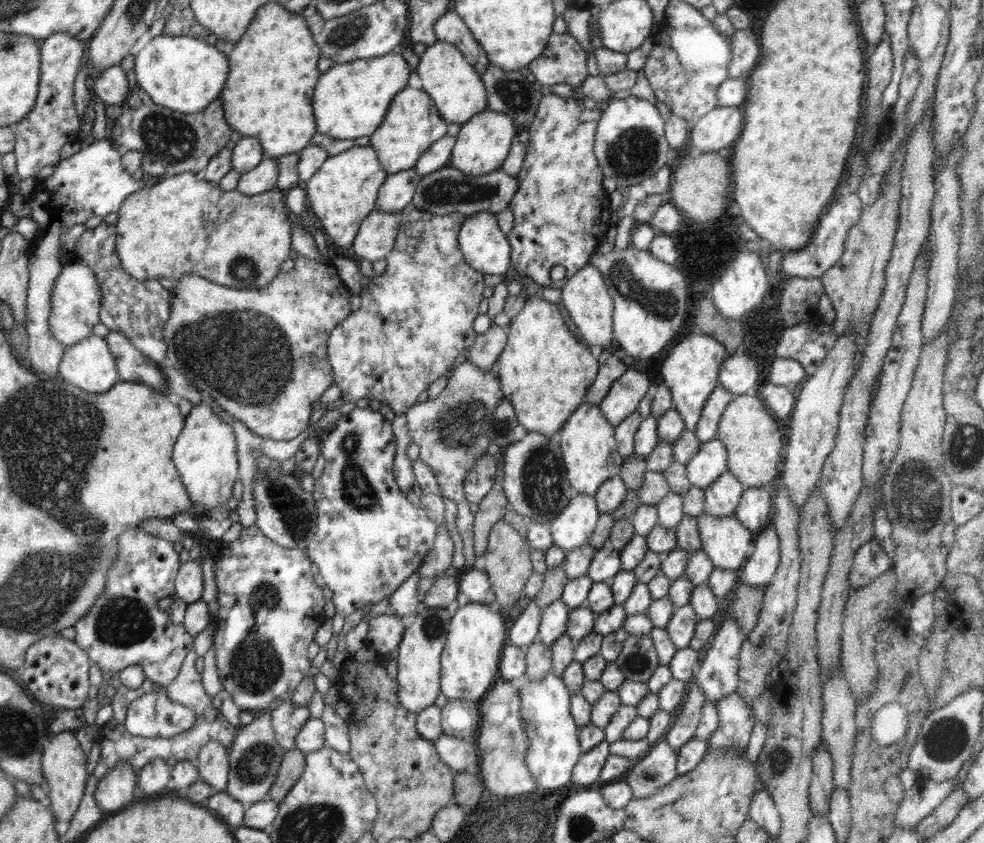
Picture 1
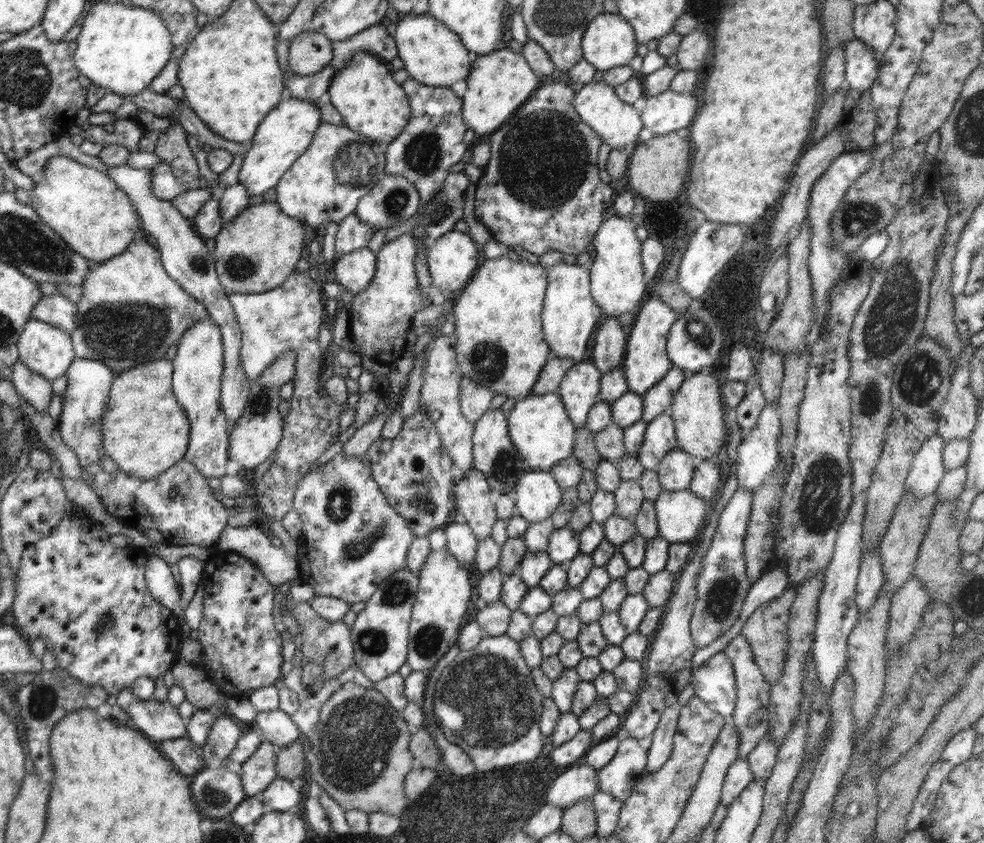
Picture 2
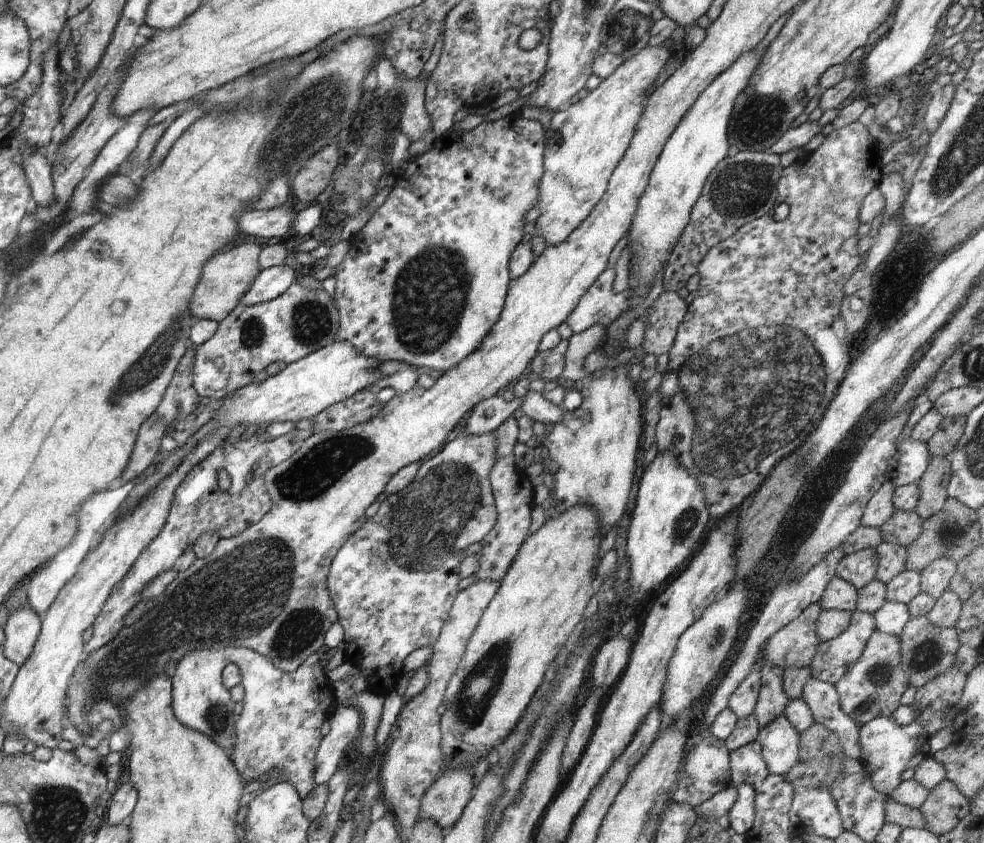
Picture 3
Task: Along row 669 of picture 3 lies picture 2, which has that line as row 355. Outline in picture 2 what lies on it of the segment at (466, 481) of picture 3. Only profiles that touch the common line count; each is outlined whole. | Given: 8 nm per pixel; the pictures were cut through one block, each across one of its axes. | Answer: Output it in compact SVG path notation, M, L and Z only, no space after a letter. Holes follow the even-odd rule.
M410 231L385 242L376 255L374 278L366 289L353 296L349 310L349 332L352 342L358 346L356 353L362 358L367 357L378 364L391 366L408 350L406 334L410 329L412 316L428 304L422 297L416 277L416 254L418 245Z

